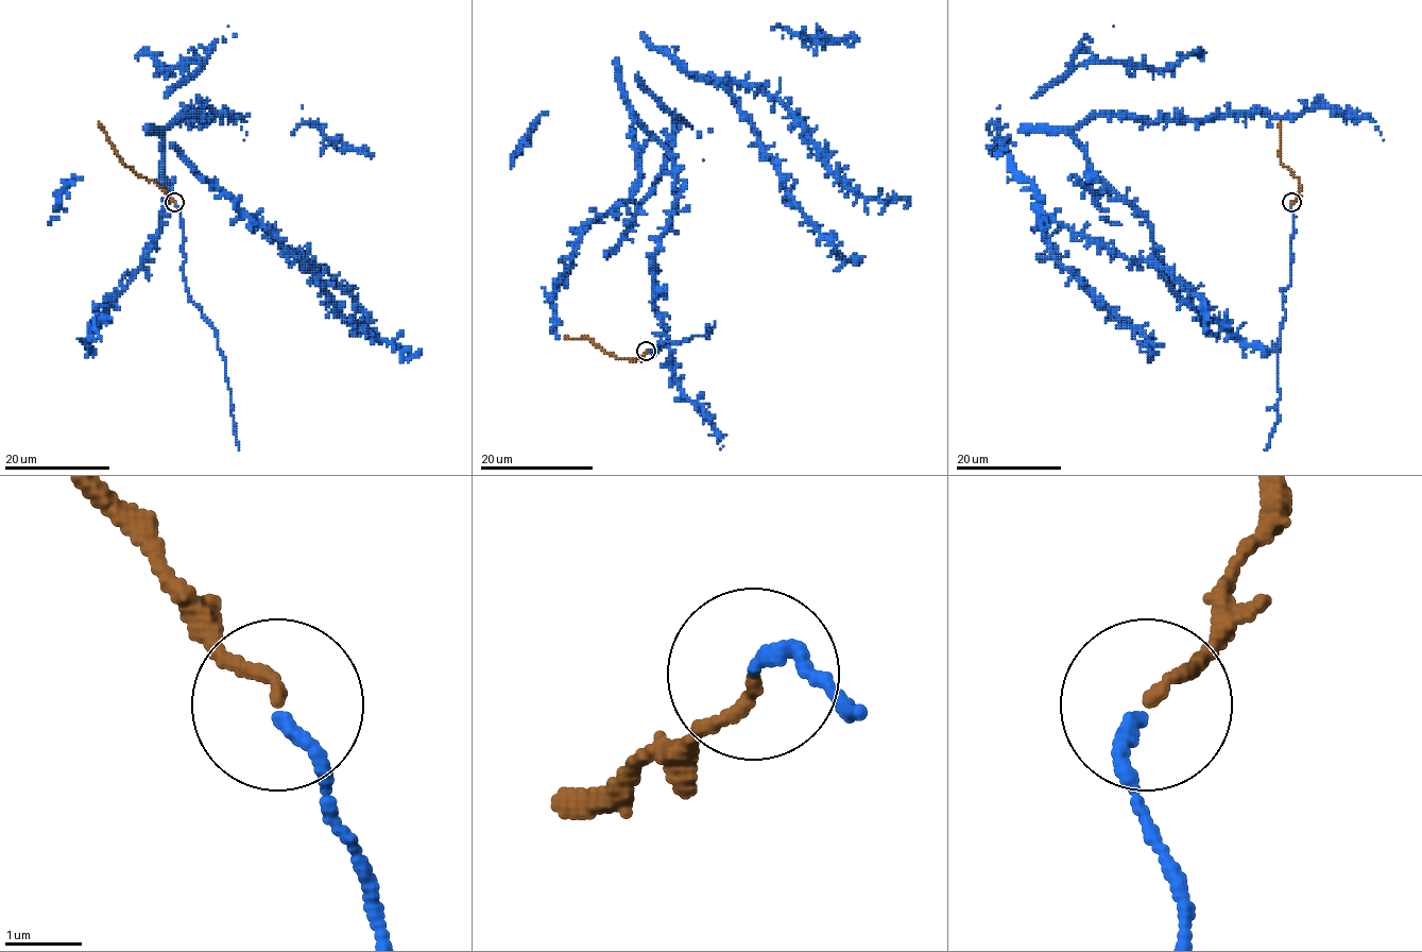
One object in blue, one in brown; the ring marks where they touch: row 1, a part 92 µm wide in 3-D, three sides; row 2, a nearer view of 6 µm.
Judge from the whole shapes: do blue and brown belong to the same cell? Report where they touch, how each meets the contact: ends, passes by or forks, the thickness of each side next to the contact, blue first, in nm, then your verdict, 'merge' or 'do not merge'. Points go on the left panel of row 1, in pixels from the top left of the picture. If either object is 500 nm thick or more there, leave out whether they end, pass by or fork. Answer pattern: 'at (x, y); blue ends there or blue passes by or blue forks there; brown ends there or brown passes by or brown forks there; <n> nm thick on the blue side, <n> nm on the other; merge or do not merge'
at (174, 202); blue ends there; brown ends there; 170 nm thick on the blue side, 150 nm on the other; merge

